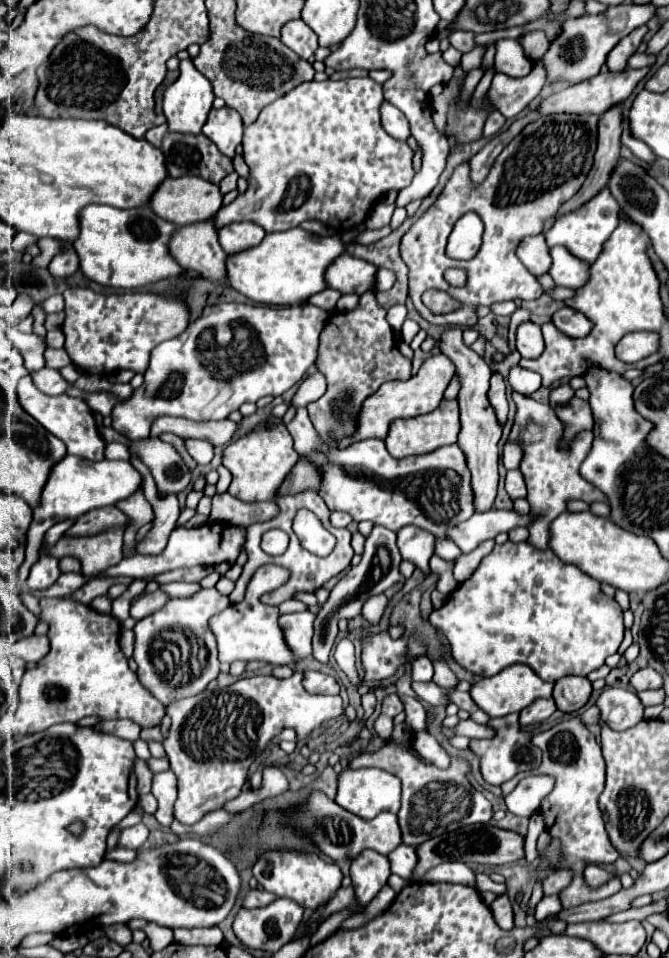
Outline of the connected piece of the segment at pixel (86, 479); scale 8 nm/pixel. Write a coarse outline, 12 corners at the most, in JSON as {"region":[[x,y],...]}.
{"region":[[58,461],[32,509],[24,583],[46,531],[142,487],[130,461]]}

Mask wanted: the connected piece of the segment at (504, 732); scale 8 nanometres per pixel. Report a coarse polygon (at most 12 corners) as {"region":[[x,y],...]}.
{"region":[[518,715],[494,717],[492,739],[470,739],[488,785],[536,769],[542,751]]}

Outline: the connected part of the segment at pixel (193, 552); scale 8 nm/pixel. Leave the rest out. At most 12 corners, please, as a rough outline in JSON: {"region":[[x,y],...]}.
{"region":[[176,527],[160,555],[134,555],[102,577],[152,577],[234,565],[246,527]]}

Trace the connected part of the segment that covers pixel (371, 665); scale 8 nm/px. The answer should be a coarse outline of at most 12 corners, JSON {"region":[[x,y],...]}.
{"region":[[406,637],[362,639],[366,681],[384,681],[404,663]]}

